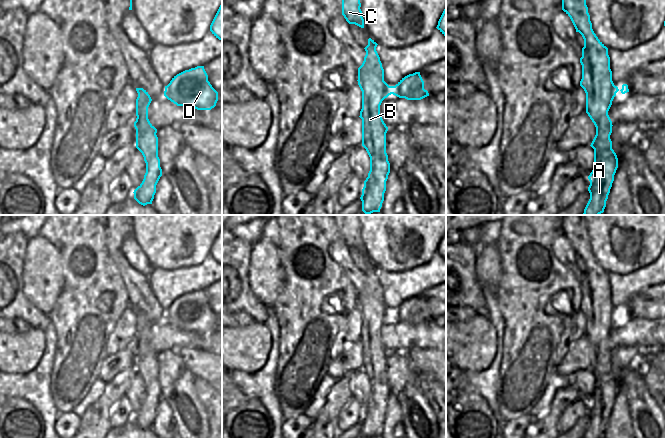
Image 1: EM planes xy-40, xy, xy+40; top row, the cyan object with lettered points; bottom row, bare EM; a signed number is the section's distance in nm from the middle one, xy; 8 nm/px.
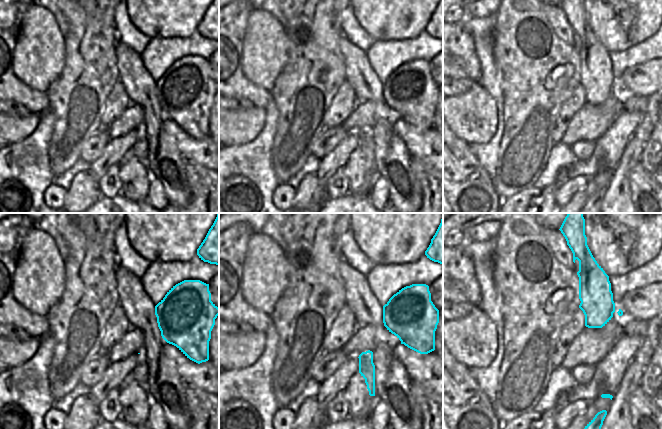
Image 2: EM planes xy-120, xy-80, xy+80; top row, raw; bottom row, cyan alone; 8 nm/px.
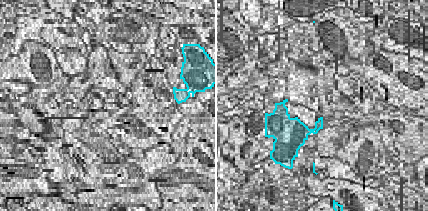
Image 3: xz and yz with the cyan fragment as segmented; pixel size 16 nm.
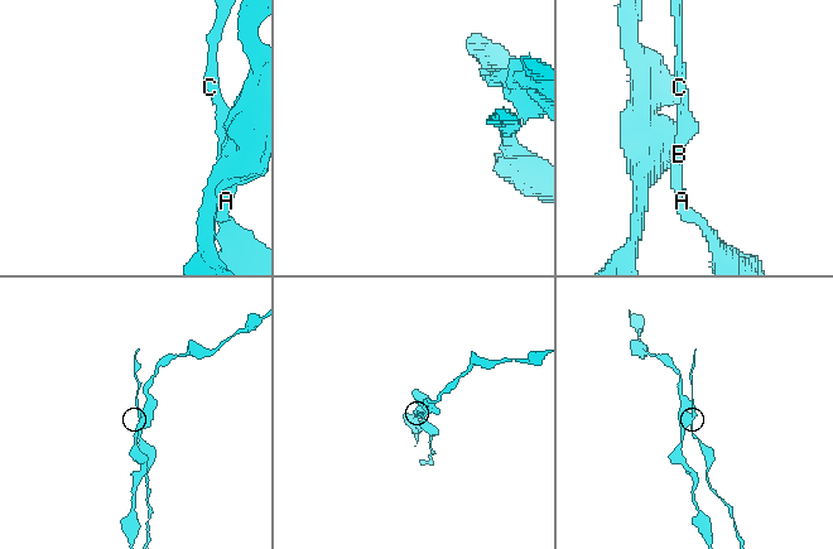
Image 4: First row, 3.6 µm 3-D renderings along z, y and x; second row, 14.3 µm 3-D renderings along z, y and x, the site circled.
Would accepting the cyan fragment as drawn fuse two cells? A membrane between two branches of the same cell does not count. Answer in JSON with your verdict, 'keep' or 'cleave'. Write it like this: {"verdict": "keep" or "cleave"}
{"verdict": "keep"}

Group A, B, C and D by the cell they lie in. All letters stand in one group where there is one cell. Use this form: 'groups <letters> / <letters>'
groups A B C D

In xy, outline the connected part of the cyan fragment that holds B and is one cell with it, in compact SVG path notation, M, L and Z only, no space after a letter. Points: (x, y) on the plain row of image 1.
M371 262L364 272L366 279L358 292L358 309L362 315L362 370L370 381L370 395L364 405L362 435L365 438L380 436L386 415L386 405L390 397L390 387L386 377L386 357L388 351L380 339L380 329L393 318L407 324L421 324L429 317L424 313L420 296L409 298L395 310L384 305L384 293L376 275L377 267Z

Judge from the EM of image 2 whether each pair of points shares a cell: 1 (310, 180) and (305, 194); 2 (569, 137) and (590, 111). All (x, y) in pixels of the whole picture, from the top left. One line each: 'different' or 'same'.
1: same
2: same

